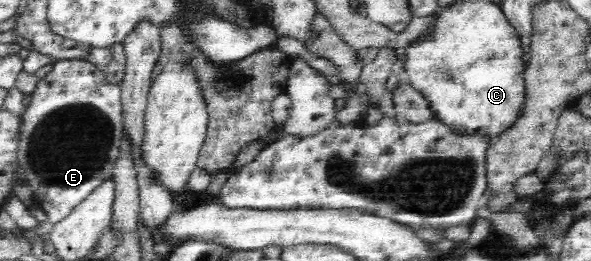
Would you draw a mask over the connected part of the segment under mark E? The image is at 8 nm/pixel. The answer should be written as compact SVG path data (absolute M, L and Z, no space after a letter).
M78 59L55 62L51 72L38 80L31 97L31 103L21 118L16 161L31 187L33 200L39 202L39 208L47 216L46 221L39 222L34 229L25 232L27 236L37 239L49 236L51 226L47 228L48 222L53 225L61 222L95 188L111 179L121 154L123 110L119 85L107 83L99 68L91 62Z

